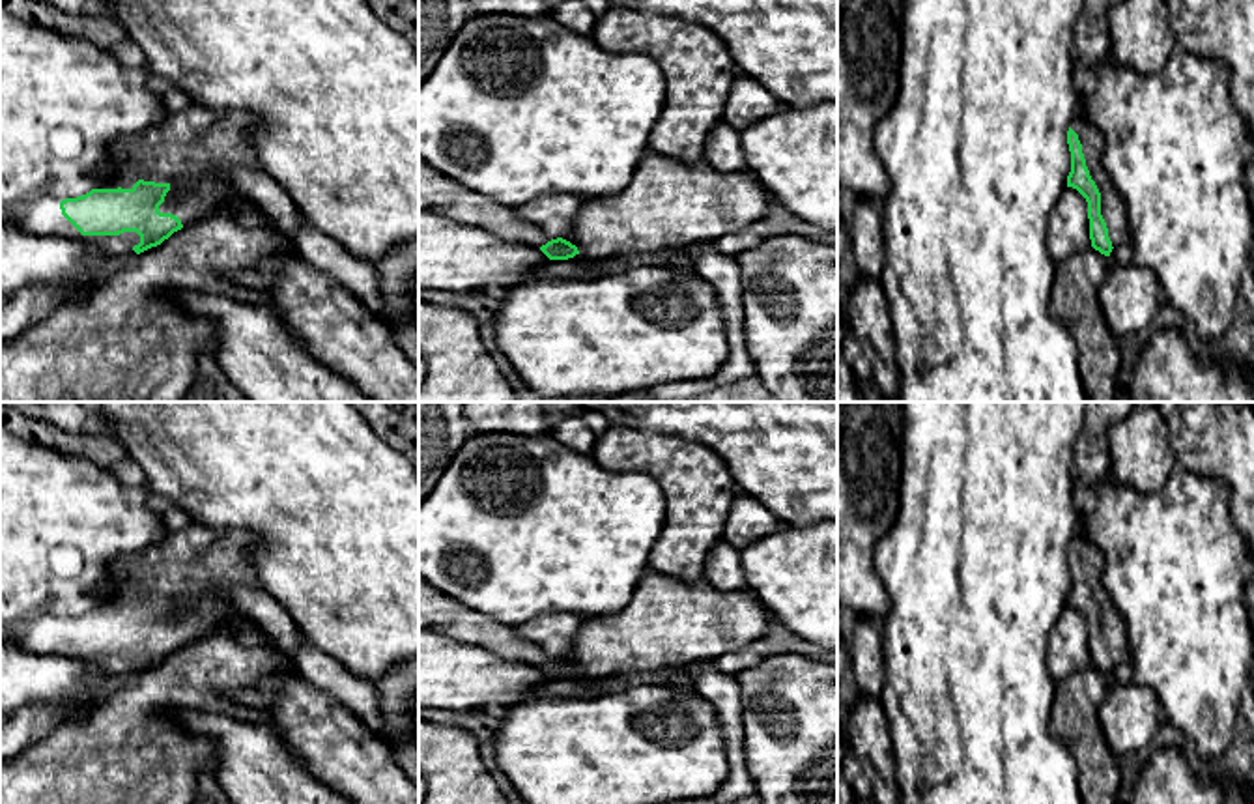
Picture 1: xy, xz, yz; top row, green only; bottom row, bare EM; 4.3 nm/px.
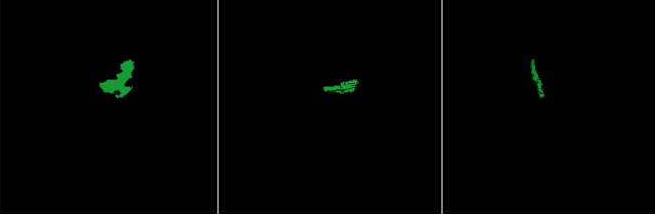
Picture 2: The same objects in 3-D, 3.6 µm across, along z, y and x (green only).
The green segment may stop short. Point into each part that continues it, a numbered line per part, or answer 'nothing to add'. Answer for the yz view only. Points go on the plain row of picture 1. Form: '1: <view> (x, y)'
1: yz (1112, 625)

